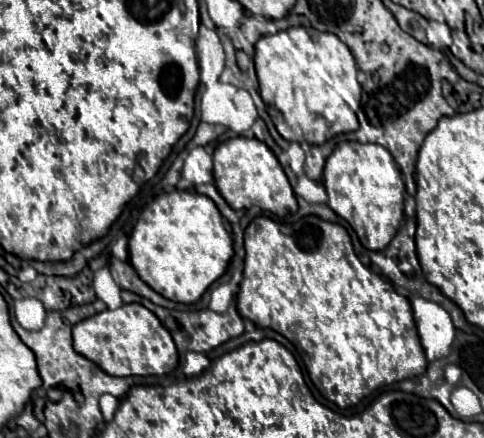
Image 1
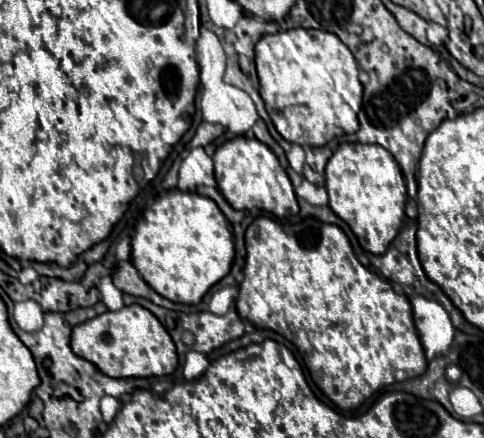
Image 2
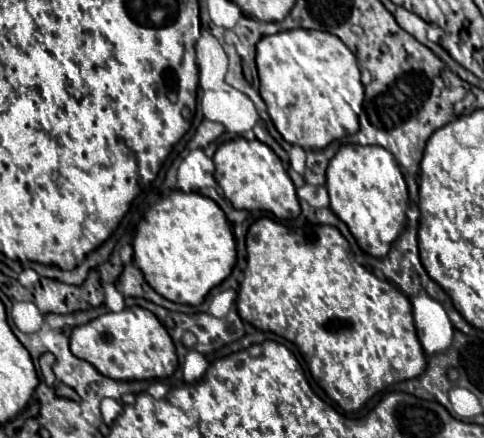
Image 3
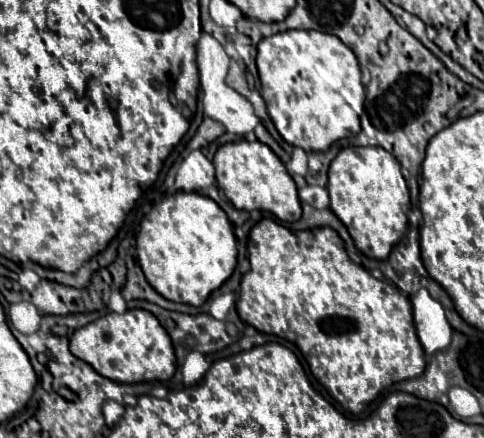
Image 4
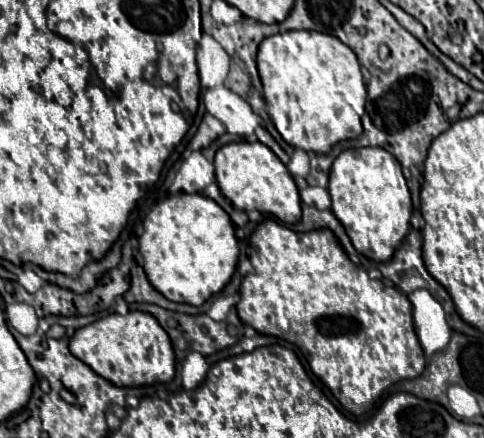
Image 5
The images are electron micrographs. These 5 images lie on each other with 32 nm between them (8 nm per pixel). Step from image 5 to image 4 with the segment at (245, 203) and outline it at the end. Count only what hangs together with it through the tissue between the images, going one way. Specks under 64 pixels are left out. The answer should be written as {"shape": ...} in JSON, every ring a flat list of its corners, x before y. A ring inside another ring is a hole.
{"shape":[[258,140,228,142,220,146,218,152,214,154,214,168,216,168,218,188,238,210,270,212,282,222,294,222,300,218,302,208,296,184,288,174,286,166,282,164,282,160,266,144]]}

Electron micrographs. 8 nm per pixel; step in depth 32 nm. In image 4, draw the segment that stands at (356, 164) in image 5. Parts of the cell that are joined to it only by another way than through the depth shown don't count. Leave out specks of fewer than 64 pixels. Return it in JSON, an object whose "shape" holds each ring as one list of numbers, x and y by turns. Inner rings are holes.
{"shape":[[348,146,328,168,330,210,344,222,354,244,370,258,384,260,408,228,410,194,396,158,376,146]]}

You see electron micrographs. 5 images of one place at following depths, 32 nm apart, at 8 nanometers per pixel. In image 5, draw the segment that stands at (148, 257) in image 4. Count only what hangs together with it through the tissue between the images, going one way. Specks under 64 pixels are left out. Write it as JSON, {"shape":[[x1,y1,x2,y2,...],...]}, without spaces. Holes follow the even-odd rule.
{"shape":[[178,192,158,201,150,214,144,218,144,232,140,236,140,254,144,258,144,272,150,284,172,302,188,302,202,306,210,296,218,294,236,270,238,240,228,214,214,202,200,193]]}

